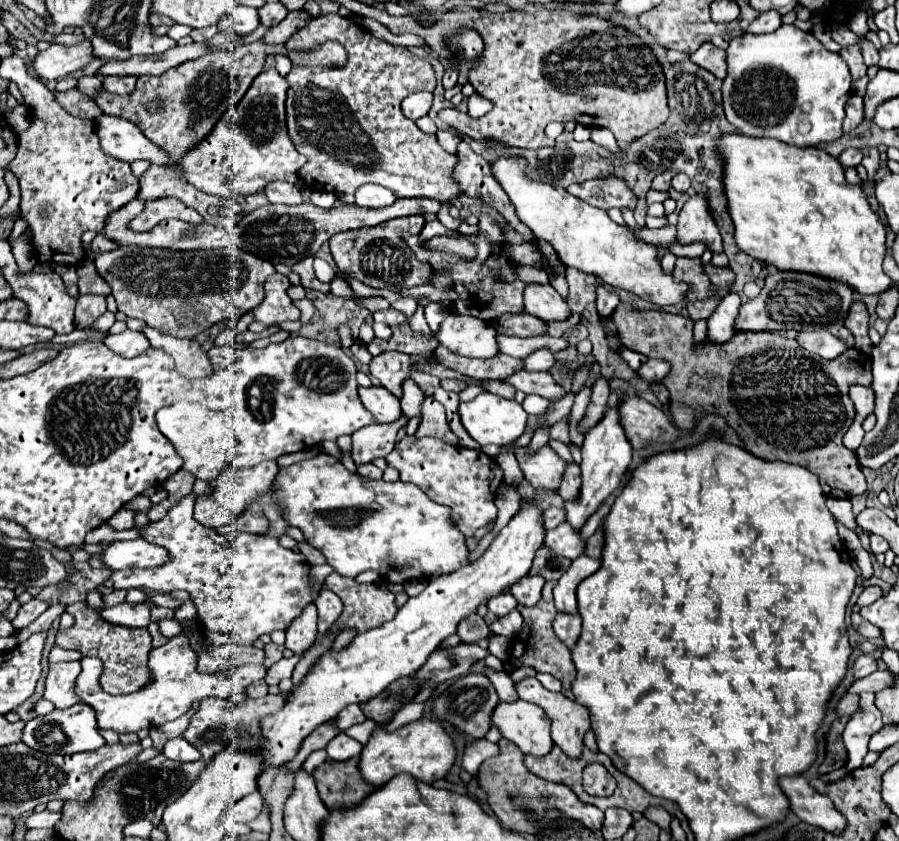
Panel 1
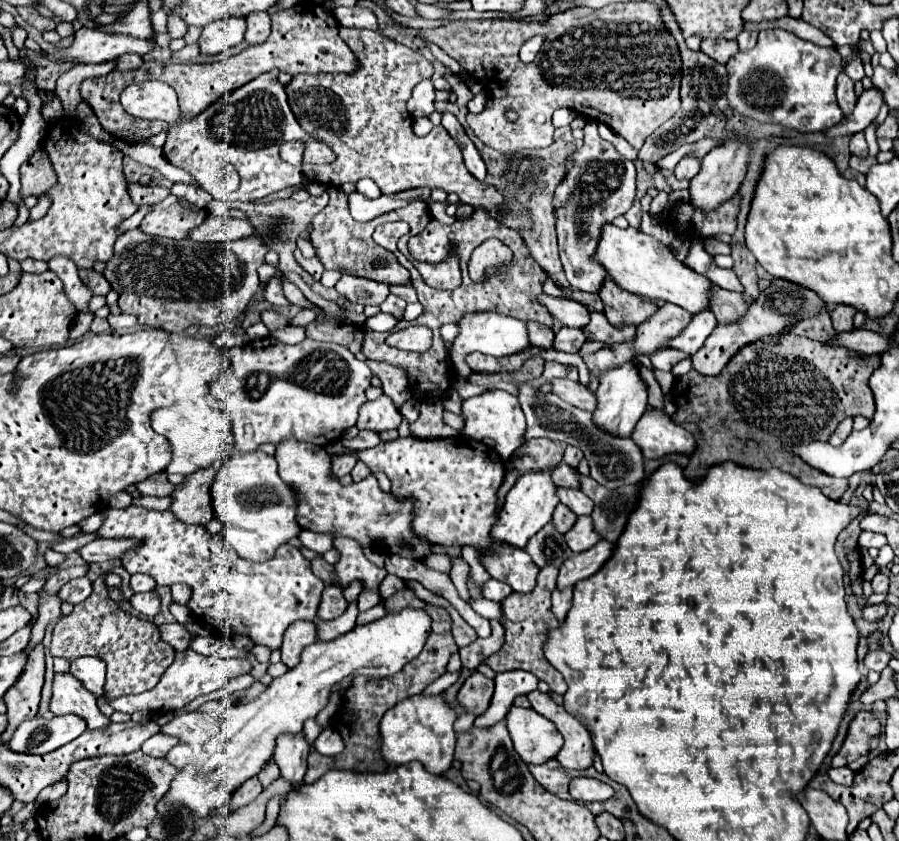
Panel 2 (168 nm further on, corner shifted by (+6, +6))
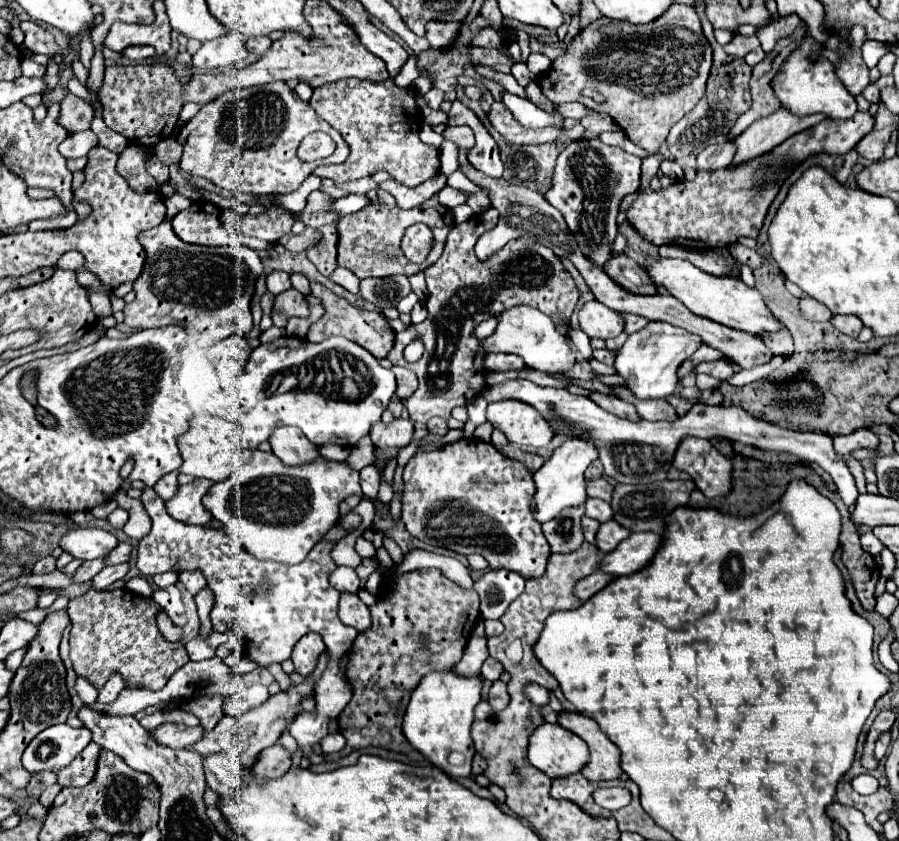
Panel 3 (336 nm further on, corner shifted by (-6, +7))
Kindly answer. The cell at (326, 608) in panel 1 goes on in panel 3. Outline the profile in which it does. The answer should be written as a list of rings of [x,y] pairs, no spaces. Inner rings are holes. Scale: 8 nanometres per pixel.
[[[341,594],[339,618],[341,618],[347,626],[357,628],[359,632],[365,632],[365,630],[371,626],[369,608],[359,600],[357,594]]]

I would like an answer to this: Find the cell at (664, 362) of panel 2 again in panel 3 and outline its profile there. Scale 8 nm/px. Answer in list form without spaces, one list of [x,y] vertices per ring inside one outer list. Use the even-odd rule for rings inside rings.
[[[701,346],[689,360],[691,360],[691,364],[695,366],[695,364],[699,364],[699,362],[705,362],[705,360],[717,360],[717,358],[721,358],[719,350],[709,348],[709,346]]]

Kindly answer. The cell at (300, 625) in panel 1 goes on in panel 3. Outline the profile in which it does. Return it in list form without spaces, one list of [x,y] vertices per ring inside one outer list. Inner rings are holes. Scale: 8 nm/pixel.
[[[305,634],[293,648],[291,660],[295,664],[295,670],[301,676],[307,676],[309,672],[313,672],[317,658],[323,650],[325,650],[325,644],[323,644],[323,638],[319,638],[319,634]]]

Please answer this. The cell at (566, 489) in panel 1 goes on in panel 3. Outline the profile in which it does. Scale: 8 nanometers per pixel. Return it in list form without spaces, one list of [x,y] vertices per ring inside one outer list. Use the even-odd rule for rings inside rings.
[[[587,498],[587,502],[585,502],[585,514],[589,518],[599,520],[599,522],[607,522],[607,520],[613,518],[611,506],[607,502],[599,500],[599,498]]]

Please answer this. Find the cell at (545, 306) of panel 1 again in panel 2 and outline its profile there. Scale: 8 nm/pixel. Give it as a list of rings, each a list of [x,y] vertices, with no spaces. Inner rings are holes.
[[[539,295],[539,303],[551,311],[555,319],[559,319],[565,327],[579,327],[583,329],[589,323],[589,311],[585,305],[567,299],[555,299],[551,295]]]

